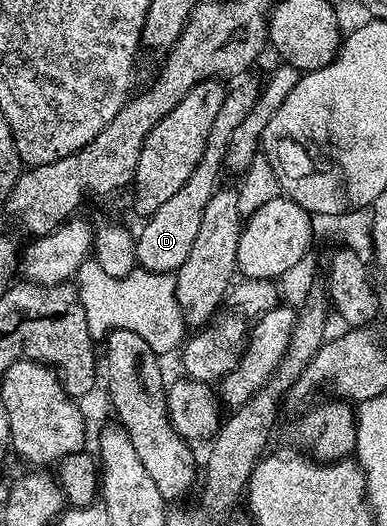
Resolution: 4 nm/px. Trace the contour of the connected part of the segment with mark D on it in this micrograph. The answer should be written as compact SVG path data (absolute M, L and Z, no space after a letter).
M251 83L232 86L228 90L225 100L221 103L220 112L213 121L213 127L209 129L205 152L201 161L197 161L197 169L189 173L189 181L185 181L185 185L181 185L181 189L177 189L177 193L173 193L173 197L165 201L165 205L146 216L147 224L137 231L135 258L140 268L161 273L175 272L184 263L185 257L189 257L189 249L193 249L193 240L197 237L205 206L218 188L219 173L222 173L225 165L224 157L228 151L229 140L249 110L253 109L259 92L258 86Z

